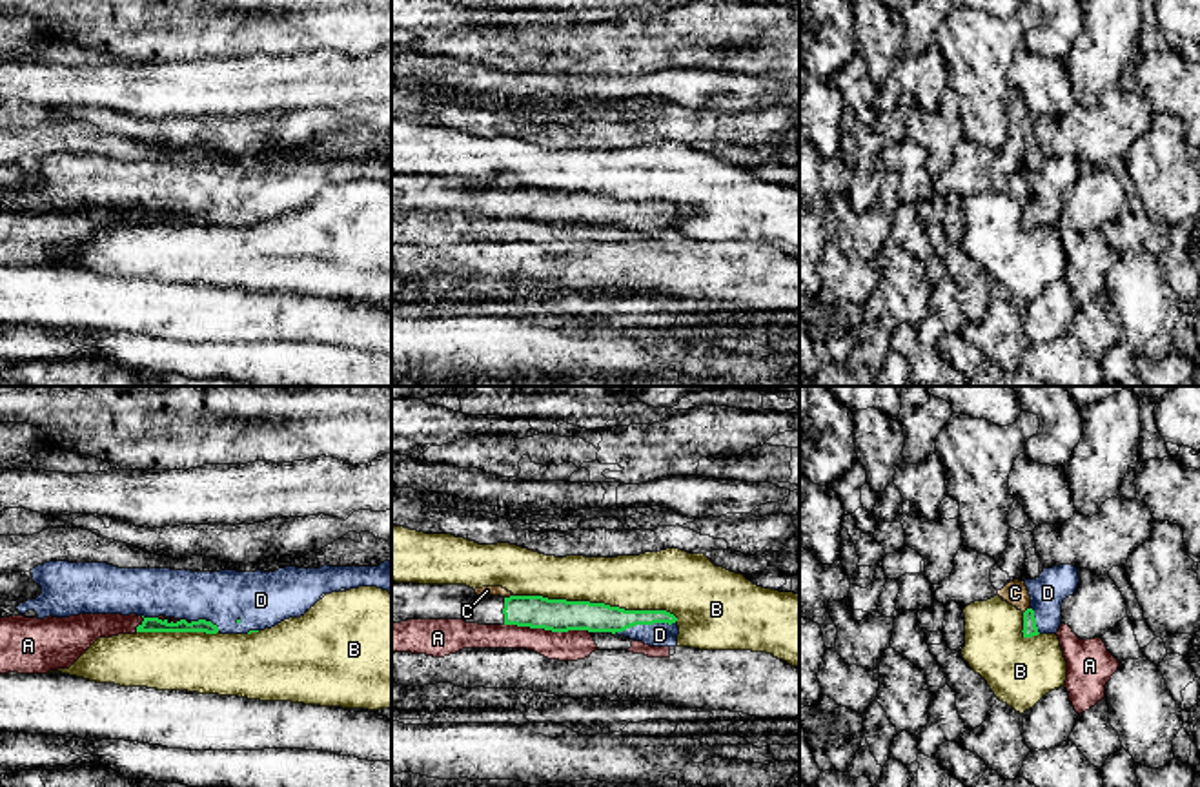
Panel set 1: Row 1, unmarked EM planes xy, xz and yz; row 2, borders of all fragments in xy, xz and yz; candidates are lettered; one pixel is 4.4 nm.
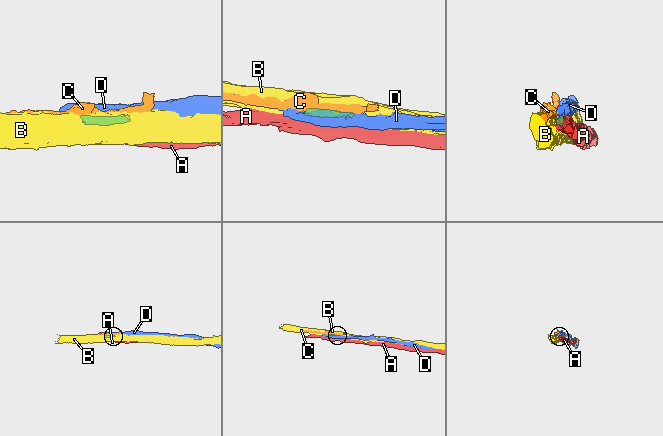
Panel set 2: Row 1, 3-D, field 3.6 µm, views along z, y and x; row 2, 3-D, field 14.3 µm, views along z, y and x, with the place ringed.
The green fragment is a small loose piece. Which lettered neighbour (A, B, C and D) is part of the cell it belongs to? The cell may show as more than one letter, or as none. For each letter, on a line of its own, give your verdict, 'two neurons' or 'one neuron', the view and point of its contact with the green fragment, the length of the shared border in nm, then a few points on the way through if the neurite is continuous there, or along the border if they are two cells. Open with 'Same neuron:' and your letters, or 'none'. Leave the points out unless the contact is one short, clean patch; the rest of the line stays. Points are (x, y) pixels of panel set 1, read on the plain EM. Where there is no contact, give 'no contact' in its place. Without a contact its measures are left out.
Same neuron: D
A: two neurons; meets green in xz at (547, 221); contact 380 nm long; border along xz (505, 215), (589, 224)
B: two neurons; meets green in xz at (596, 195); contact 750 nm long
C: two neurons; meets green in xz at (510, 188); contact 40 nm long
D: one neuron; meets green in xz at (643, 215); contact 280 nm long

